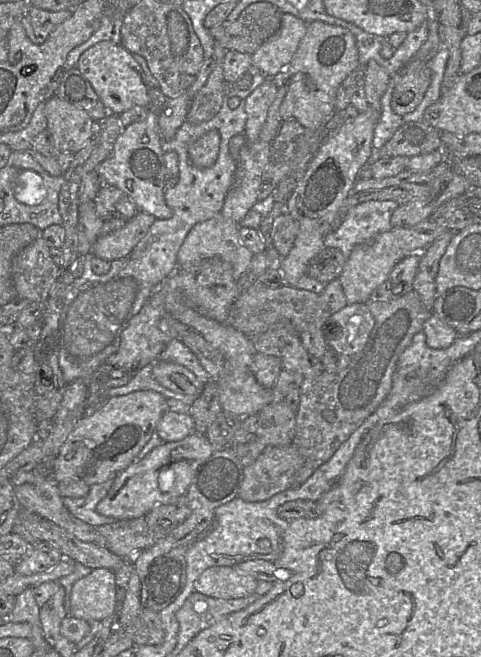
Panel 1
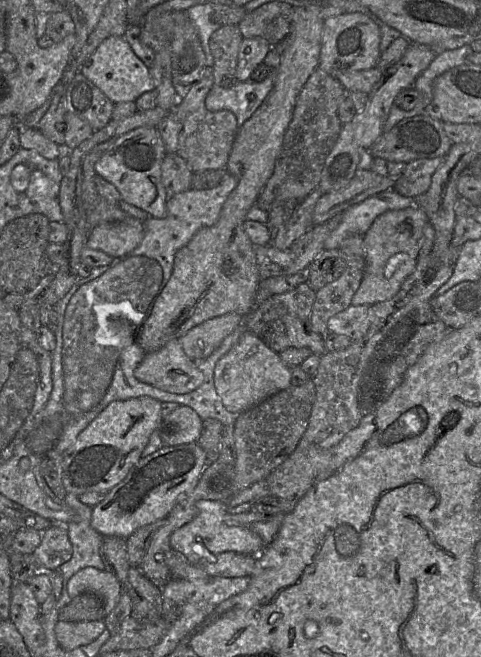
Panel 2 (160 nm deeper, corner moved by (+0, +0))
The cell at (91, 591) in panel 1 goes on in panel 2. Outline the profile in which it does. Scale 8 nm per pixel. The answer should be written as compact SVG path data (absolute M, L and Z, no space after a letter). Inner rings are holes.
M94 567L80 570L68 582L68 593L71 599L82 593L92 592L102 599L106 615L117 606L122 591L123 585L114 573Z

